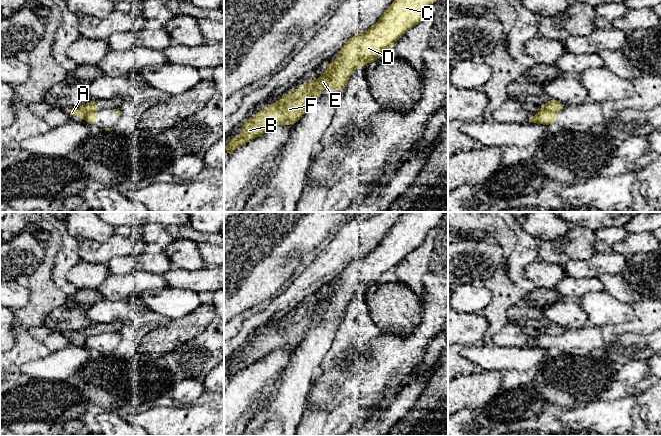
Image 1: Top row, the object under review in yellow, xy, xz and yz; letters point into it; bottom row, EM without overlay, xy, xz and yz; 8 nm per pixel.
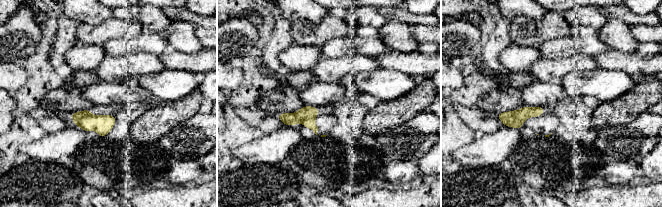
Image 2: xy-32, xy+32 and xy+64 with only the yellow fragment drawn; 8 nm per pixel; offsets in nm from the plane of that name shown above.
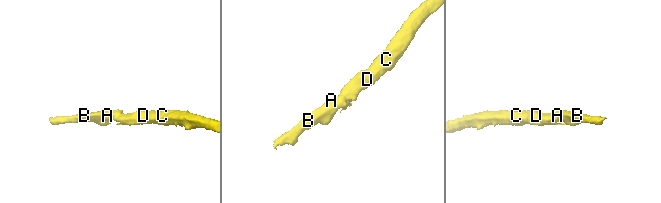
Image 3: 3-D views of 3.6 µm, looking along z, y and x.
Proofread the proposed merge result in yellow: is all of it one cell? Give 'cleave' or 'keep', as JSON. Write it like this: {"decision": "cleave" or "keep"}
{"decision": "cleave"}

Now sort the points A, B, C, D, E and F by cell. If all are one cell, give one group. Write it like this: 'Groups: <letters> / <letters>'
Groups: A B F / C D E

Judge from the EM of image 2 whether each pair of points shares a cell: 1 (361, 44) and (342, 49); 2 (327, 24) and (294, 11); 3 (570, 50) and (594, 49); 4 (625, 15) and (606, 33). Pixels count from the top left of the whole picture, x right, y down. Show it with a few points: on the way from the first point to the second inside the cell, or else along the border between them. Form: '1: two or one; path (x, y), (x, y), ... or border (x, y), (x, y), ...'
1: one; path (356, 44), (347, 45)
2: two; border (329, 12), (318, 22), (297, 19)
3: one; path (576, 49), (588, 49)
4: two; border (608, 17), (619, 18), (630, 26)

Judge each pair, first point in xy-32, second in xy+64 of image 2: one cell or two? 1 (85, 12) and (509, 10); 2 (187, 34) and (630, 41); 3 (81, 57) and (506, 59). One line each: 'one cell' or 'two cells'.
1: one cell
2: one cell
3: one cell

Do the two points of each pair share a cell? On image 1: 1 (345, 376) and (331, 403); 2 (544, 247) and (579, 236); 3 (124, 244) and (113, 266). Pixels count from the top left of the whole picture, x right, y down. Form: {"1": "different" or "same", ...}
{"1": "same", "2": "same", "3": "different"}

